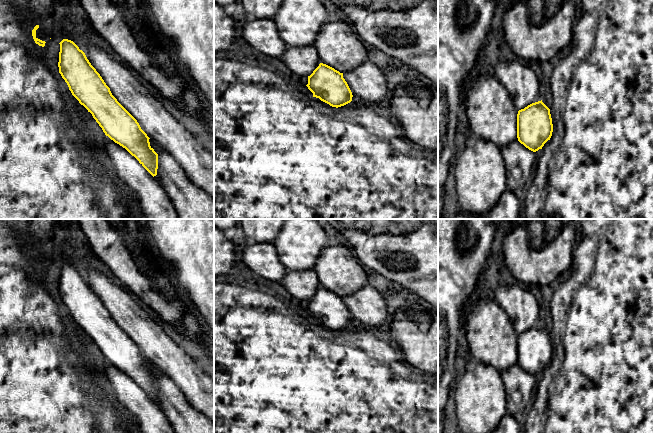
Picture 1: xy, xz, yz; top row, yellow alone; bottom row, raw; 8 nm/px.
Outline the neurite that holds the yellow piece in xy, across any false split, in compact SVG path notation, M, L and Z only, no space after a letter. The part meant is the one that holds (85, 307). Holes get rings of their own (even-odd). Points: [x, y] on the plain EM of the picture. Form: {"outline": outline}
{"outline": "M63 263L59 268L59 297L72 319L92 338L106 360L125 372L153 401L156 400L158 378L150 370L150 362L141 353L137 344L112 319L110 312L91 289L85 277L73 265Z"}

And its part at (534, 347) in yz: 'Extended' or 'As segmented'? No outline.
As segmented

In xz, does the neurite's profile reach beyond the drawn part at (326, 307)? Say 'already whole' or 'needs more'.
already whole

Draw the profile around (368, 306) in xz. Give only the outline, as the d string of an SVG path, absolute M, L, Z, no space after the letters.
M366 285L355 294L343 297L352 319L360 323L379 327L391 318L383 295L370 285Z

